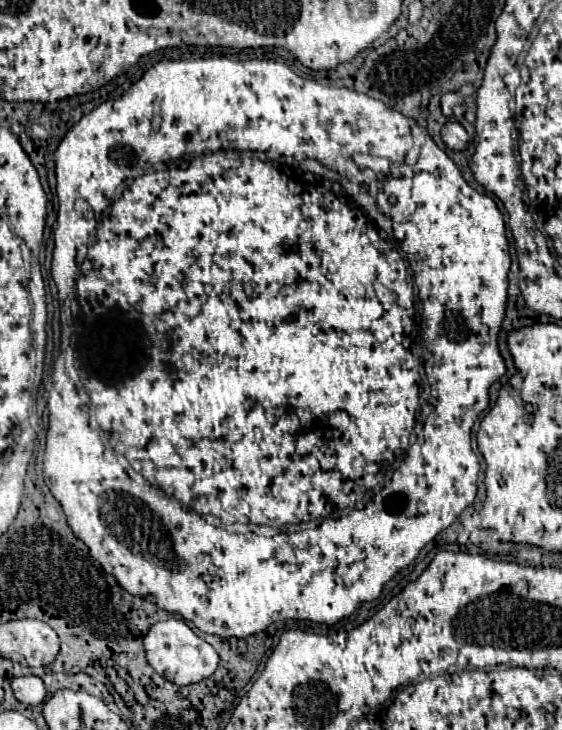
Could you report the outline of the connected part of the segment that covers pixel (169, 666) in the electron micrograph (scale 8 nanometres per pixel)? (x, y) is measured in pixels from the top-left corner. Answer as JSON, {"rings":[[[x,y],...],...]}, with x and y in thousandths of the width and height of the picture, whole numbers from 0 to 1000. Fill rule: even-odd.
{"rings":[[[302,847],[295,852],[278,852],[263,868],[256,871],[256,888],[260,888],[260,901],[263,910],[288,926],[295,918],[310,923],[310,937],[317,940],[335,940],[359,934],[363,929],[377,926],[381,918],[388,915],[388,896],[384,890],[359,877],[356,871],[345,868],[345,863],[313,847]]]}

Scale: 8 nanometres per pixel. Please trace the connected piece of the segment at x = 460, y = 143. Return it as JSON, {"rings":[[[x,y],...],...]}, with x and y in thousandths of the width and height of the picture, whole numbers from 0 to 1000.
{"rings":[[[797,164],[786,173],[786,192],[801,205],[826,205],[836,195],[836,186],[833,186],[833,181],[826,178],[826,173],[819,167]]]}

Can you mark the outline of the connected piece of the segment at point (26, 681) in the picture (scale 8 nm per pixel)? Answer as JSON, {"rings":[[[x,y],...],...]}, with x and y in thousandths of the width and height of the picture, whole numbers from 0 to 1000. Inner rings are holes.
{"rings":[[[39,926],[39,929],[21,929],[18,942],[39,964],[75,964],[82,956],[82,942],[78,934],[68,926]]]}

